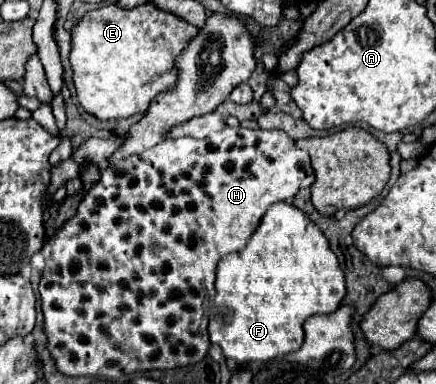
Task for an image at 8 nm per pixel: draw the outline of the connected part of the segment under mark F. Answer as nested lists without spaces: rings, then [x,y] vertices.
[[[278,202],[268,208],[264,220],[252,234],[250,242],[218,264],[216,272],[216,298],[210,318],[210,342],[224,350],[224,356],[236,364],[270,362],[278,356],[286,356],[302,346],[304,320],[314,314],[336,312],[346,294],[344,272],[336,254],[330,248],[328,238],[320,228],[294,204]]]

